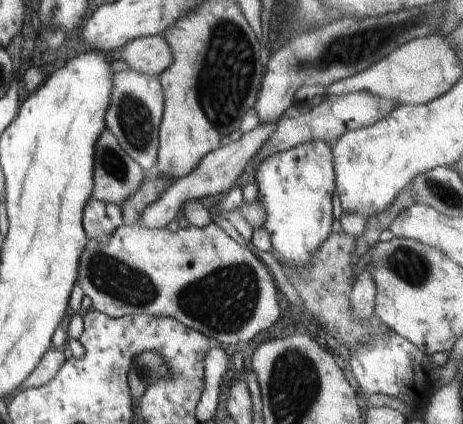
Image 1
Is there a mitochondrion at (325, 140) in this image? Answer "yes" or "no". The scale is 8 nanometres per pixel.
no

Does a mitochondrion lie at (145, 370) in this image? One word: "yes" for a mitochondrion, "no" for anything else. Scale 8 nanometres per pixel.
yes

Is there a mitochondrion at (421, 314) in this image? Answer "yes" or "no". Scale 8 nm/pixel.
no

